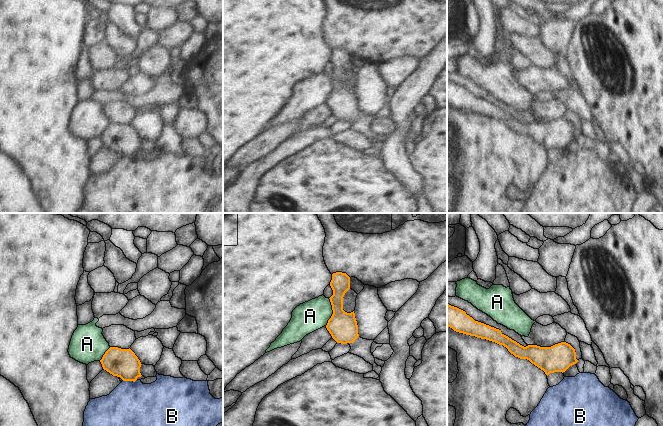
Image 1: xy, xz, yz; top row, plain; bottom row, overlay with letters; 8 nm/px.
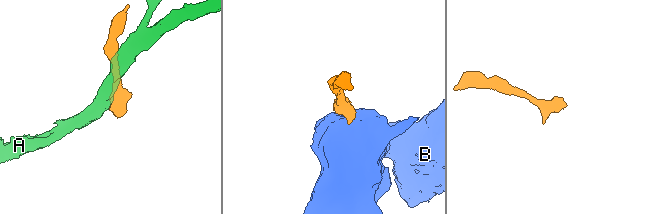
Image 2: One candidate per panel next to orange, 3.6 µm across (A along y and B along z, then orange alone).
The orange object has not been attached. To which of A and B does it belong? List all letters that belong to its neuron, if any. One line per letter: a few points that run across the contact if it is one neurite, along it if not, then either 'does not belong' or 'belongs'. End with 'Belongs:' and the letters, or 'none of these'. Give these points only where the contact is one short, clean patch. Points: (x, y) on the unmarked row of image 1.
A: xz (329, 74), (332, 91), (325, 101) | does not belong
B: xy (136, 155), (134, 157), (123, 157) | does not belong
Belongs: none of these

